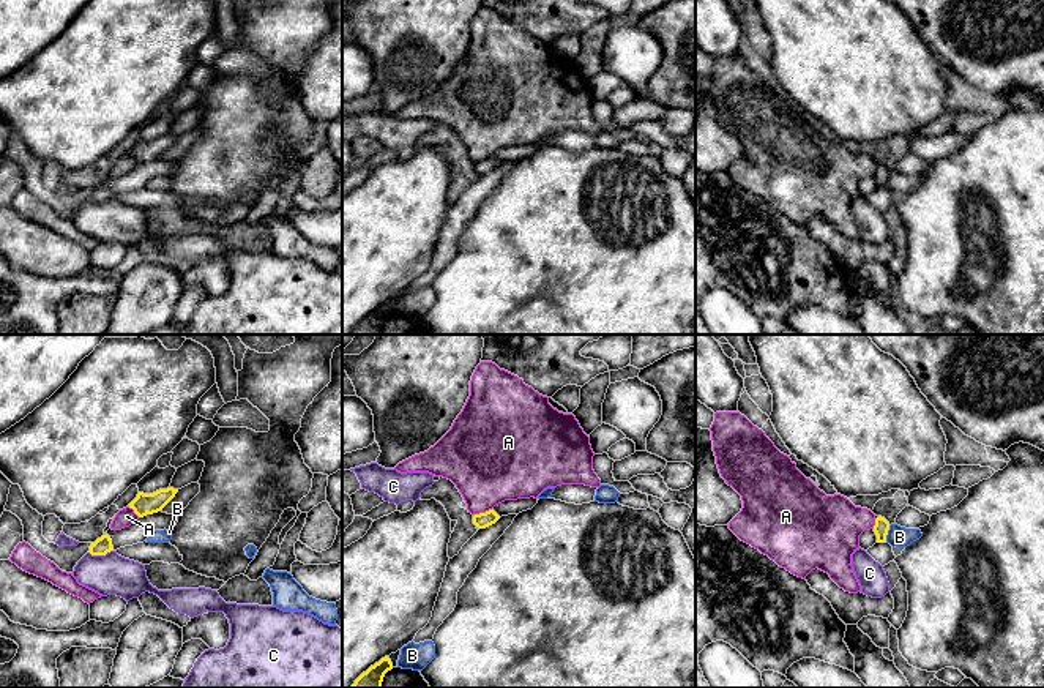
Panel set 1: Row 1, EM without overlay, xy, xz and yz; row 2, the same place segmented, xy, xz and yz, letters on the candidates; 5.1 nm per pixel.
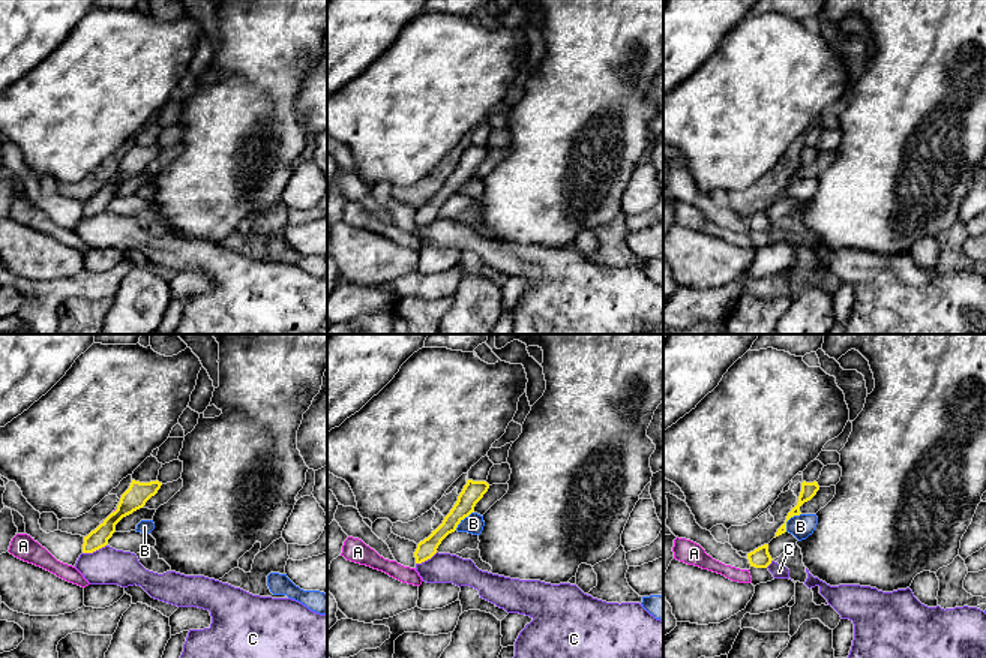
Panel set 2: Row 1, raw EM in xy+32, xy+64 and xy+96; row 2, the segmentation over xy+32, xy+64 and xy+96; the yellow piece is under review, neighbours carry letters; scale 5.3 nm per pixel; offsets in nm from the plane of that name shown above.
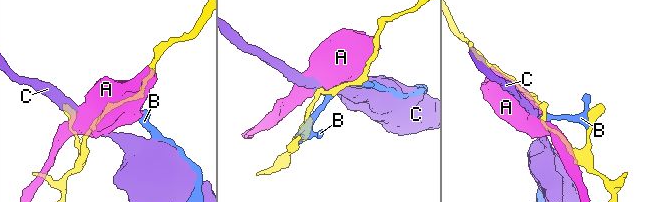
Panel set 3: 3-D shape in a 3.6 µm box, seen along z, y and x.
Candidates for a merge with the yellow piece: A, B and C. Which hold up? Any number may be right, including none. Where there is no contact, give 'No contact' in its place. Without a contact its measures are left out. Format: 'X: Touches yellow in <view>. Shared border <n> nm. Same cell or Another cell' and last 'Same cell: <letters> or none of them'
A: Touches yellow in xz. Shared border 90 nm. Another cell
B: Touches yellow in yz. Shared border 90 nm. Another cell
C: Touches yellow in xy. Shared border 130 nm. Another cell
Same cell: none of them

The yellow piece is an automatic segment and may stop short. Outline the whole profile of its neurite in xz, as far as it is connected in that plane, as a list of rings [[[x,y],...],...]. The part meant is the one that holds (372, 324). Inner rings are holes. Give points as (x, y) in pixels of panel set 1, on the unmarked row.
[[[385,303],[363,319],[350,335],[382,335],[383,323],[391,316],[393,309],[388,303]]]

